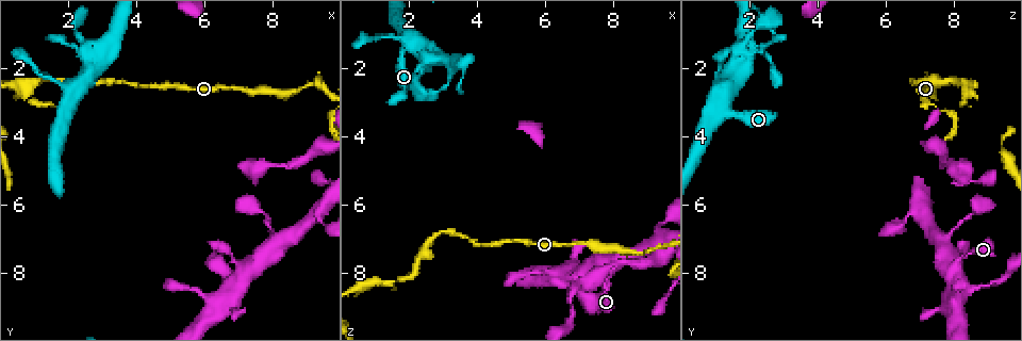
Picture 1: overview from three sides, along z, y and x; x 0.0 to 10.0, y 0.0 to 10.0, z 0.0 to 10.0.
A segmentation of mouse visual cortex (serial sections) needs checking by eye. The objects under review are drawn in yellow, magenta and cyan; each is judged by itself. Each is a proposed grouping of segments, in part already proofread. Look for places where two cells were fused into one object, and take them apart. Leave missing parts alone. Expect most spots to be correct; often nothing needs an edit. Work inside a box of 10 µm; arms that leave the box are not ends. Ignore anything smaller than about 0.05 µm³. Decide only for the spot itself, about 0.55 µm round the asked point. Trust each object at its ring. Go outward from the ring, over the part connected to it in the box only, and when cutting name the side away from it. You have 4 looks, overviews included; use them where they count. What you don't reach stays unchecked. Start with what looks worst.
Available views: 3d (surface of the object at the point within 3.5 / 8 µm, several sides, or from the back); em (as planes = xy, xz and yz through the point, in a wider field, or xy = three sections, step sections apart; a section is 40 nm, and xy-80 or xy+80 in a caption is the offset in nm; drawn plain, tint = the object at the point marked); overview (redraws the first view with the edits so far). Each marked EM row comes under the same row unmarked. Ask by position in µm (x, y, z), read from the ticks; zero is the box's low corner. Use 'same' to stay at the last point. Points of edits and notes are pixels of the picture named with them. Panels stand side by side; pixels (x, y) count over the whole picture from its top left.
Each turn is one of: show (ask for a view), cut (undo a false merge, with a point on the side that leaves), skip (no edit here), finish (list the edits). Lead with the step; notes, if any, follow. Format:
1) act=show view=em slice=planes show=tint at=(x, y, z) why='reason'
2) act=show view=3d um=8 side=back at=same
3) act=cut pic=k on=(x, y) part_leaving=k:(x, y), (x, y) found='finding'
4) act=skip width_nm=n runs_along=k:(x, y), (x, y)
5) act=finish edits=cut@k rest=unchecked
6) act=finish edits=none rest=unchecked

act=show view=3d um=3.5 at=(0.75, 2.55, 8.30) why='abrupt turn'

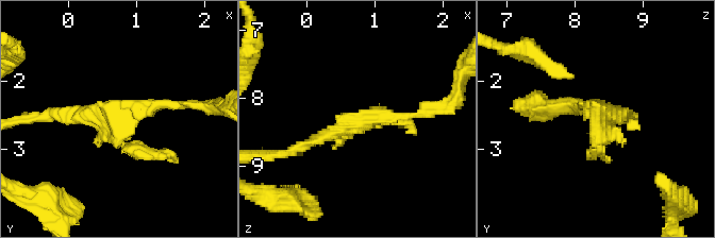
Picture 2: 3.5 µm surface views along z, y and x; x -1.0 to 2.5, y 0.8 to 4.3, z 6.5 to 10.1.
act=show view=em slice=xy step=2 show=tint at=(0.80, 2.55, 8.35)

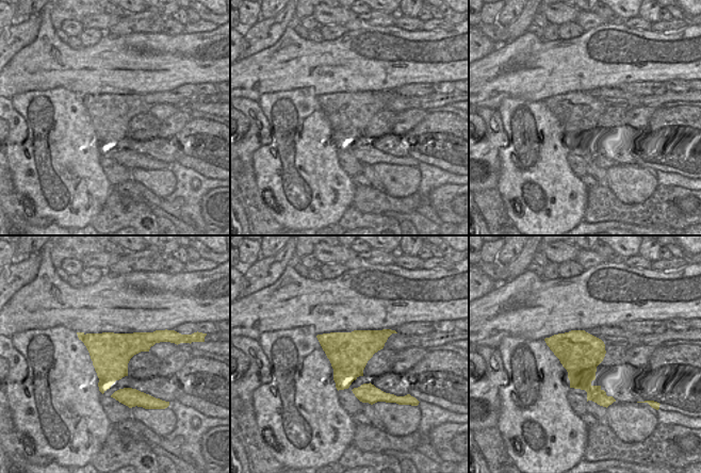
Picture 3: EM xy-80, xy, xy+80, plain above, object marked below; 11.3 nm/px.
act=skip runs_along=2:(589, 103), (598, 152) found='continuous, no second cell'

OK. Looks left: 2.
act=show view=3d um=3.5 at=(9.25, 6.25, 7.05)

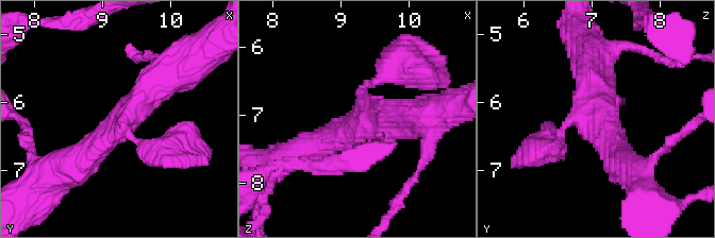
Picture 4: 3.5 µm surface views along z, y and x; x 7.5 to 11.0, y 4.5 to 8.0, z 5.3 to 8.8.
act=show view=em slice=xy step=1 show=tint at=(9.30, 6.25, 7.10) arms=3 arm_widths_nm=150,400,450 why='shape alone is not enough'

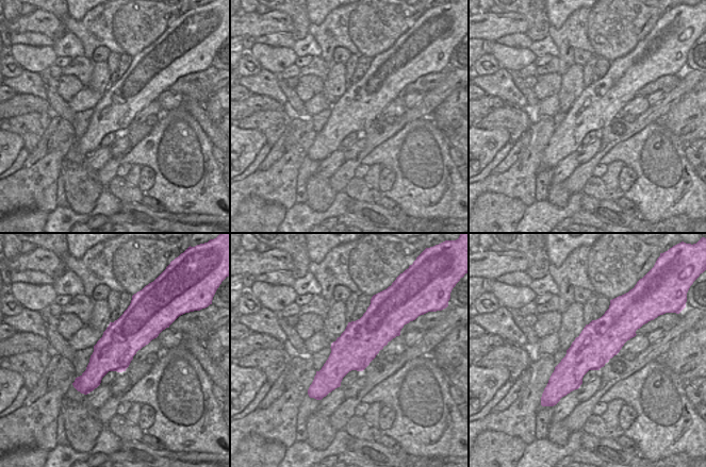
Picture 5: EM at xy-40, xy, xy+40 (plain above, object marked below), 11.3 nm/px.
act=skip width_nm=460 runs_along=4:(69, 165), (161, 81), (167, 64) found='one cell here'

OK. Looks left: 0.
act=finish edits=none rest=unchecked

